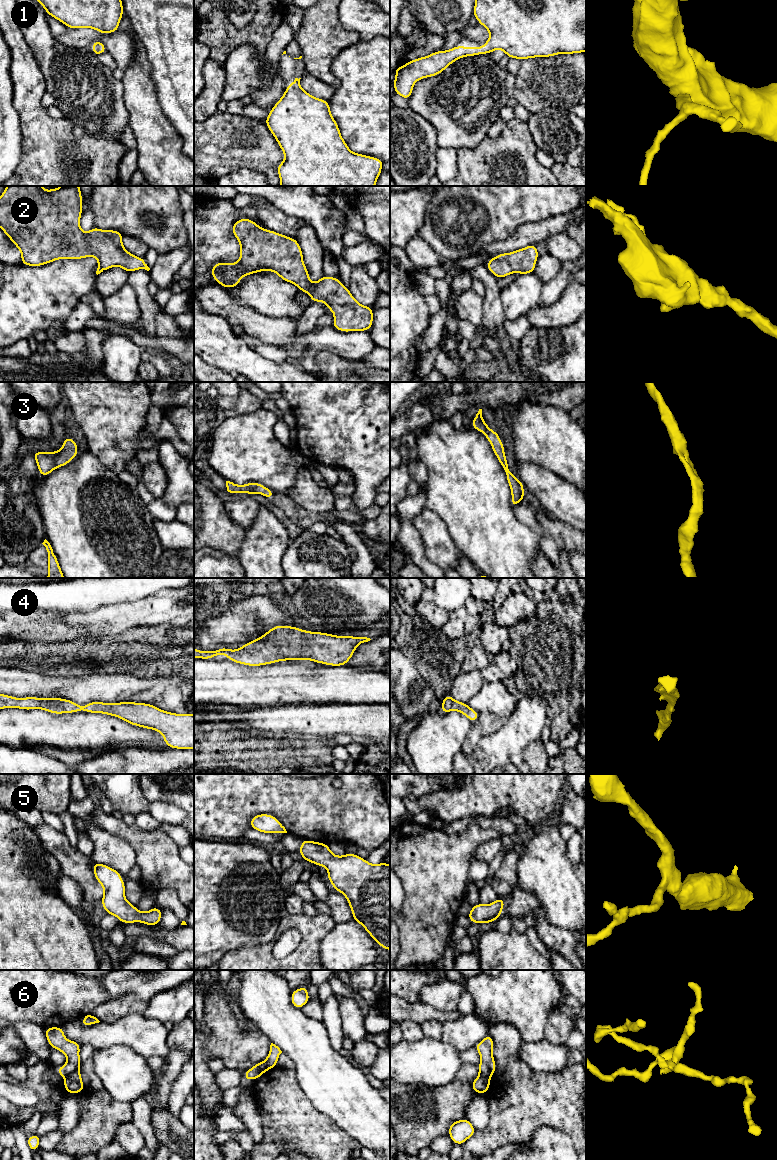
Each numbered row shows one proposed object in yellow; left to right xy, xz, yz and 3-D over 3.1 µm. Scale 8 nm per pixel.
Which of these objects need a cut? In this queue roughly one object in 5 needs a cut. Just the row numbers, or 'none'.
6

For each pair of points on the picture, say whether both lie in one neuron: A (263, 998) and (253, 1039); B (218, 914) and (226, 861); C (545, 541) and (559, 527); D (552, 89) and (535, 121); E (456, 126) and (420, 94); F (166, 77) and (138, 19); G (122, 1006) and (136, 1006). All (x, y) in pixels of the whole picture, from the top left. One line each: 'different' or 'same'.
A: different
B: same
C: different
D: different
E: same
F: same
G: same

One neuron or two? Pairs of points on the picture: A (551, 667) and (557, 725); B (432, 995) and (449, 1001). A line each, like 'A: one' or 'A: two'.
A: one
B: one

